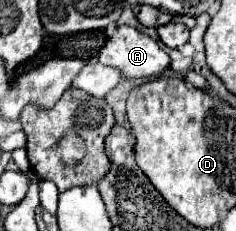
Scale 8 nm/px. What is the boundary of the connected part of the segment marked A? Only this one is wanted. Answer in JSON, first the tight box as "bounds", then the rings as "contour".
{"bounds":[98,25,170,79],"contour":[[[120,25],[110,35],[98,53],[98,61],[118,67],[126,79],[130,77],[156,77],[170,67],[170,57],[160,45],[134,27]]]}

